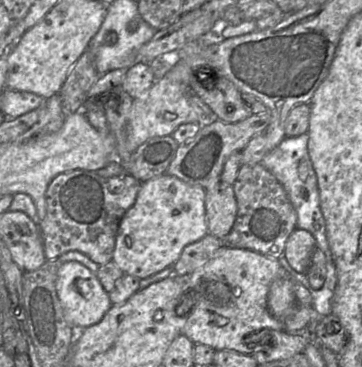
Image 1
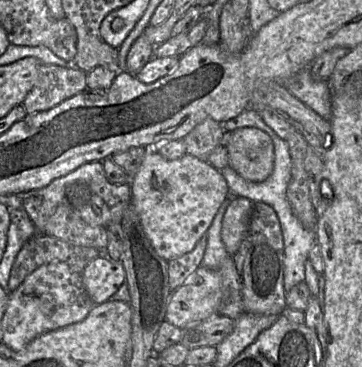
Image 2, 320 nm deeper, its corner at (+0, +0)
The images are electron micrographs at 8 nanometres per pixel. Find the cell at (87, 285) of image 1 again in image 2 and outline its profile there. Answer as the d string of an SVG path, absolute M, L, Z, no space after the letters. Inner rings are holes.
M100 254L94 258L81 274L83 286L95 305L102 304L118 291L126 281L121 261Z

